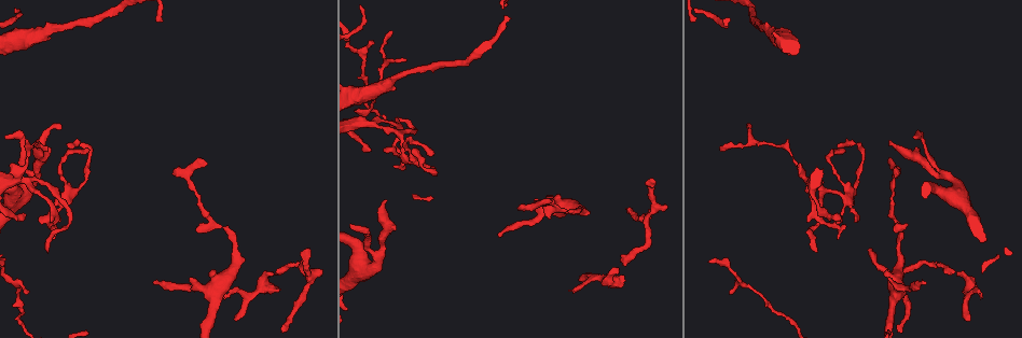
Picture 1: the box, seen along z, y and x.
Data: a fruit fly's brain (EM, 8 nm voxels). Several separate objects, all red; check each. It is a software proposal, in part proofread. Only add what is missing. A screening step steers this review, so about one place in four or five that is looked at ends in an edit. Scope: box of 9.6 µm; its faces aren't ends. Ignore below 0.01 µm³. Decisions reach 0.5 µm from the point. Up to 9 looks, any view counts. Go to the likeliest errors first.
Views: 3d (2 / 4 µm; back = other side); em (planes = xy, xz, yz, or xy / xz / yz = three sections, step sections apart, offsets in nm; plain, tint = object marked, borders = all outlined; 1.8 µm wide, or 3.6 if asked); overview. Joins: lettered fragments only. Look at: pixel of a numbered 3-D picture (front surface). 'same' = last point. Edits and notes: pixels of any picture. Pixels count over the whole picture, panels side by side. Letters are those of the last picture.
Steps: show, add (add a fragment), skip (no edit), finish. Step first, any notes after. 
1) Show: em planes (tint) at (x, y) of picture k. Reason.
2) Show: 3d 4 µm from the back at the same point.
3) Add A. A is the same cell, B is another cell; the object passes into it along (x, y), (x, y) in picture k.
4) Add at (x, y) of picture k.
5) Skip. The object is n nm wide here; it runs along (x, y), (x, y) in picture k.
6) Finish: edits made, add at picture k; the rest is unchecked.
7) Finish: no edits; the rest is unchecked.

Show: em planes (borders) at (889, 140) of picture 1. An open end.

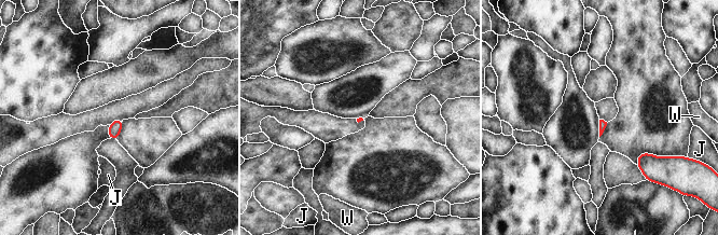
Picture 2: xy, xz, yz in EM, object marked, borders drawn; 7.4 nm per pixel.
Skip. The longest contact is with J, 140 nm; J and W are other cells; a border runs along (637, 164), (647, 179) in picture 2; no lettered fragment goes on from it.

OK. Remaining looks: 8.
Show: 3d 4 µm at (654, 180) of picture 1. Free end.

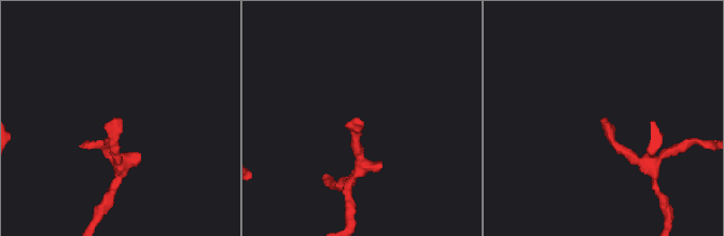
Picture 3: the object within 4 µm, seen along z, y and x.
Show: em xz step 16 (tint) at (359, 118) of picture 3. Need the tissue.

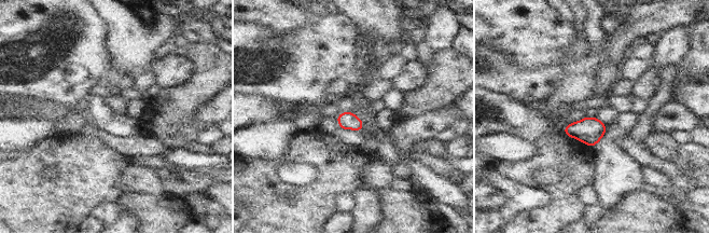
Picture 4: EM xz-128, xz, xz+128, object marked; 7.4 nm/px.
Show: em planes (borders) at the same point. Cut it another way.

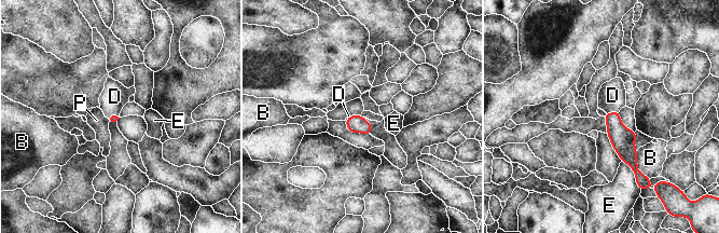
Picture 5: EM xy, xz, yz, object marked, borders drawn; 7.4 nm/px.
Add D. The longest contact is with B, 220 nm; D is the same cell, B, E and P are other cells; the object passes into it along (622, 139), (612, 112), (612, 95) in picture 5; the neuron continues.

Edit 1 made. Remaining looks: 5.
Show: overview. See it whole again.

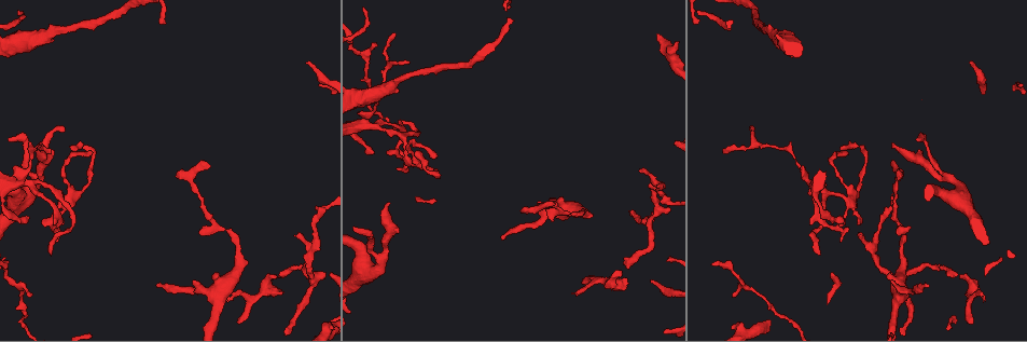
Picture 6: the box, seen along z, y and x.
Show: em xz step 4 (tint) at (270, 276) of picture 6. Free end.

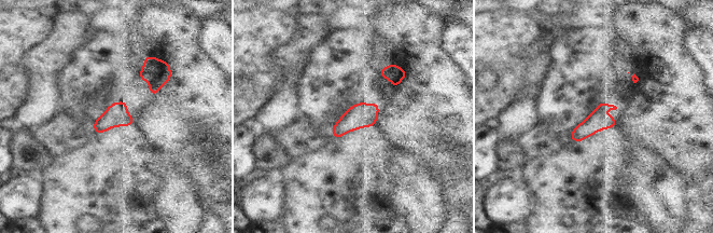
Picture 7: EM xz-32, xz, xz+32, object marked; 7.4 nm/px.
Show: em planes (borders) at the same point.

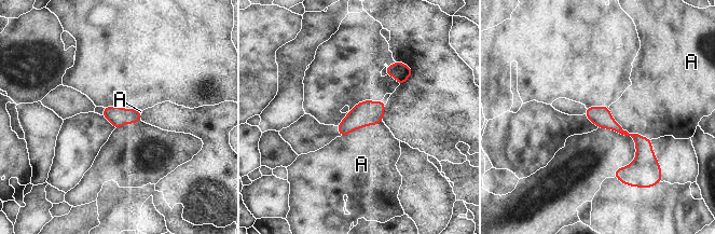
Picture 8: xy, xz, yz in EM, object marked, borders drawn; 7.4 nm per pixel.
Skip. The object is 140 nm wide here; A is another cell; it runs along (588, 110), (641, 142), (641, 160), (623, 177) in picture 8; none of them fits.

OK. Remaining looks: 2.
Show: em planes (borders) at (28, 295) of picture 6. An open end.

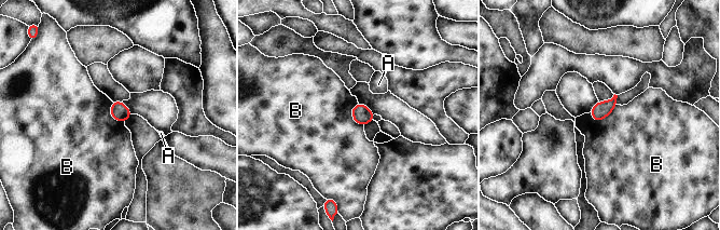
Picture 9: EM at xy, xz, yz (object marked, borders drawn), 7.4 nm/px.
Skip. The object is 120 nm wide here; A and B are other cells; none of them fits.

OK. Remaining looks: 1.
Finish: edits made, add at picture 5; the rest is unchecked.

